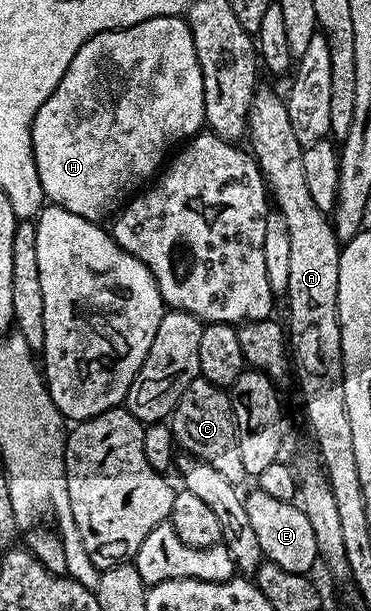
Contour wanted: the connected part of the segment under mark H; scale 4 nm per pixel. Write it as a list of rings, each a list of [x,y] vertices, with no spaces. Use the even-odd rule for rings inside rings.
[[[157,16],[148,18],[136,26],[101,32],[88,38],[88,42],[84,42],[84,46],[76,50],[76,58],[72,58],[64,78],[60,78],[56,90],[52,90],[52,94],[46,99],[44,106],[40,106],[36,118],[30,124],[36,170],[40,174],[40,186],[44,186],[44,194],[51,205],[68,210],[72,214],[80,214],[80,218],[85,220],[105,221],[105,216],[113,217],[139,189],[149,185],[167,163],[172,150],[203,131],[205,122],[204,78],[200,74],[200,62],[196,58],[196,46],[192,42],[190,28],[182,16]]]

